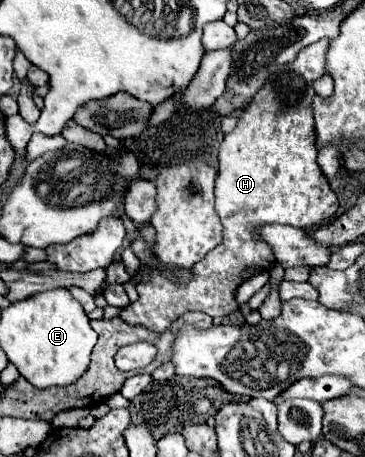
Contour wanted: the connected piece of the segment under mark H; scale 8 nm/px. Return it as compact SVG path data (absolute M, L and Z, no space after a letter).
M328 38L314 42L312 46L304 48L294 62L284 64L278 72L270 74L264 82L264 86L258 90L258 94L252 98L248 108L242 112L236 128L224 136L220 144L220 168L218 168L218 180L216 180L216 212L223 226L223 241L220 246L210 250L200 262L196 262L190 272L192 280L188 282L172 282L168 280L162 270L182 270L178 266L166 266L158 260L158 270L150 266L140 266L136 276L140 272L150 274L150 280L138 282L138 300L123 308L119 317L130 326L144 326L154 332L164 332L178 316L190 310L200 310L210 316L228 316L230 312L238 310L236 302L236 290L238 286L252 278L254 274L268 272L276 258L272 248L256 234L258 228L264 224L288 224L288 226L300 226L300 228L312 228L316 224L326 224L330 218L334 218L338 210L338 198L332 192L326 176L316 164L316 138L314 138L314 118L312 118L312 98L314 88L312 82L320 78L324 70L324 58L328 50Z

